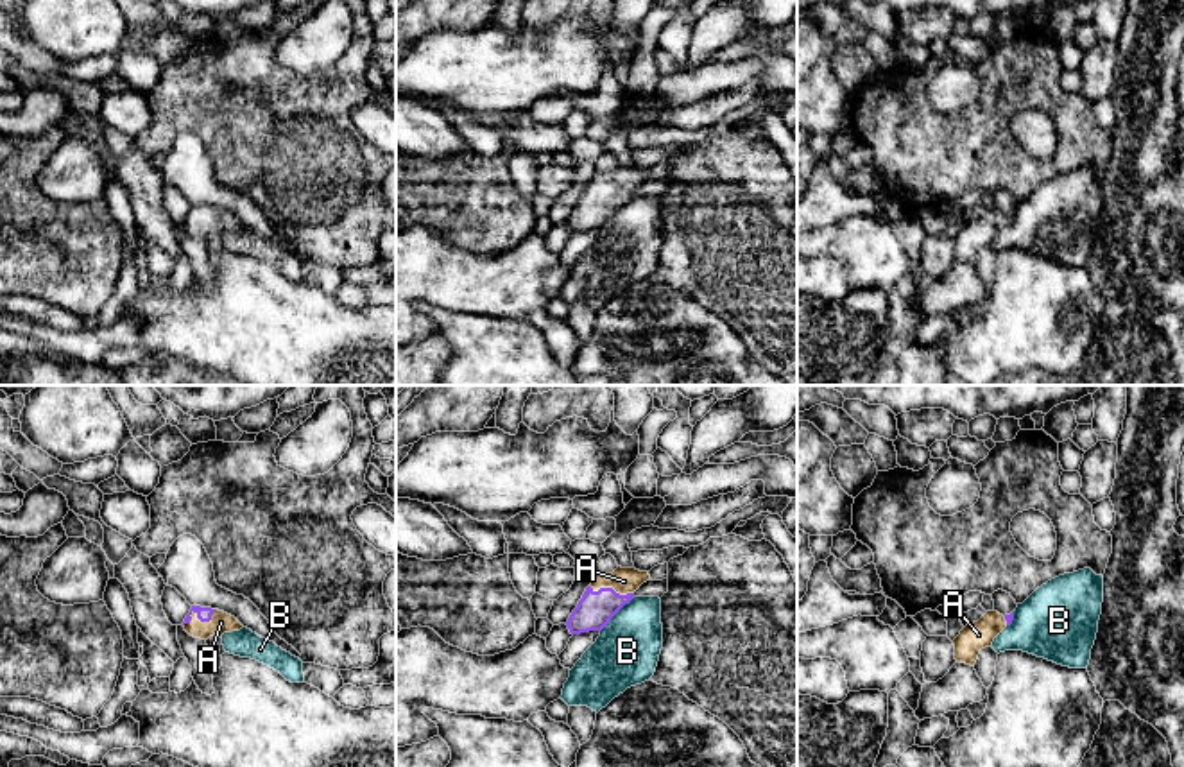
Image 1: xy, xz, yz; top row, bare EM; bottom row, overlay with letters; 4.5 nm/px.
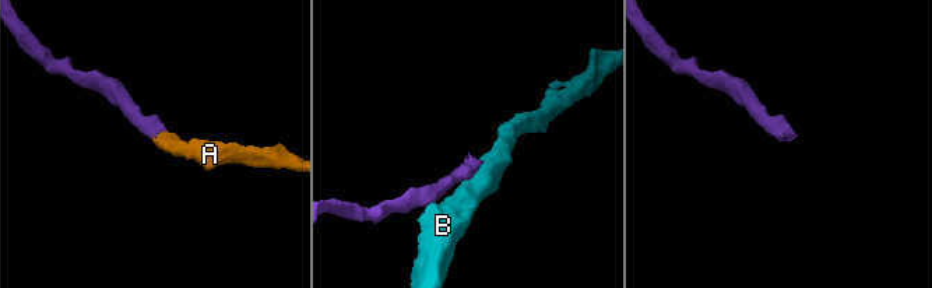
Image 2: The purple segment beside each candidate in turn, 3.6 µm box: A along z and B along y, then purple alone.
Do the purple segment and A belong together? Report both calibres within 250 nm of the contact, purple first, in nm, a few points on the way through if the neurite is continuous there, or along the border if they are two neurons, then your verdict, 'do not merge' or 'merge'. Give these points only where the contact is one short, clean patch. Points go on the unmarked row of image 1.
60/100 nm | across xy (203, 212), (197, 215), (221, 221) | merge

